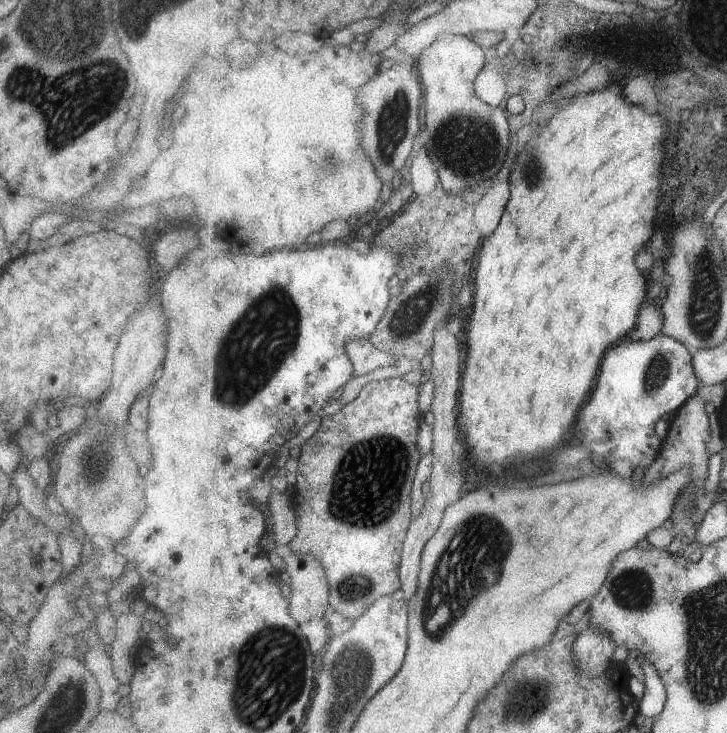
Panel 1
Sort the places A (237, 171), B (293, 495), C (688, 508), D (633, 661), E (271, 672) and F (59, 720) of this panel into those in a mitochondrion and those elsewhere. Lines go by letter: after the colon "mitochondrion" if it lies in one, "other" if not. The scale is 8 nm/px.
A: other
B: other
C: mitochondrion
D: other
E: mitochondrion
F: mitochondrion

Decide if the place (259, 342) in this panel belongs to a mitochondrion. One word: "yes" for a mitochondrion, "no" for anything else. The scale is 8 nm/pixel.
yes

